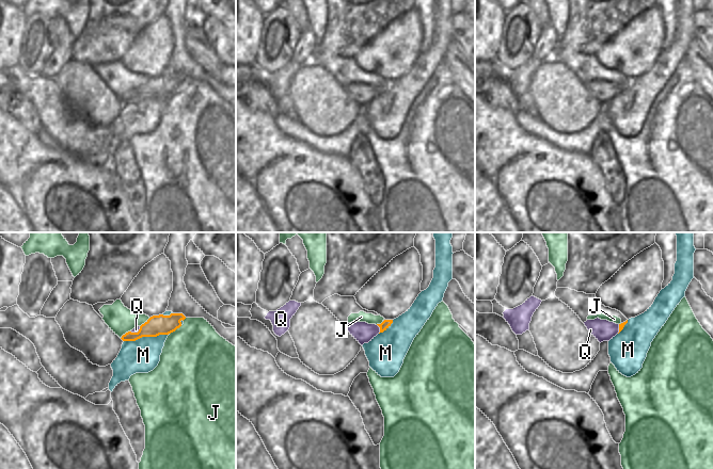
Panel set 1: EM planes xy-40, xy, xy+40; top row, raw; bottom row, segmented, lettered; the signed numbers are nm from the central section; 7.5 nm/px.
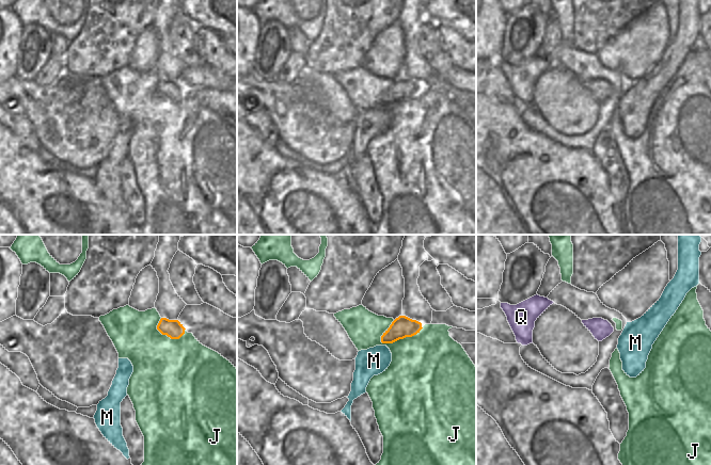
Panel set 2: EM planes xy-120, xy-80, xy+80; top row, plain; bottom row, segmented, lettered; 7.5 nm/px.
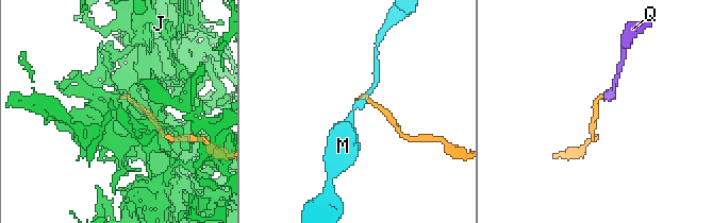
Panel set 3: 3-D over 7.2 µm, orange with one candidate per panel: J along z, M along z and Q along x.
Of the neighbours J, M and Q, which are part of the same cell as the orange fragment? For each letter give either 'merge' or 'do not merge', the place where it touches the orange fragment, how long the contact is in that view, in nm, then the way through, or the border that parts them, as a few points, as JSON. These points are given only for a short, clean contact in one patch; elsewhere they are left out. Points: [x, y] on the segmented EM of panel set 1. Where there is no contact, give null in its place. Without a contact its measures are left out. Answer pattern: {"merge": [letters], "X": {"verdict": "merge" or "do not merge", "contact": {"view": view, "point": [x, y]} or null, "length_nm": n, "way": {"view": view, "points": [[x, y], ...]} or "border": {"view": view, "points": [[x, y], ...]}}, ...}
{"merge": ["Q"], "J": {"verdict": "do not merge", "contact": {"view": "xy-40", "point": [175, 329]}, "length_nm": 120}, "M": {"verdict": "do not merge", "contact": {"view": "xy-40", "point": [146, 336]}, "length_nm": 360, "border": {"view": "xy-40", "points": [[169, 333], [156, 336], [142, 336], [135, 340], [124, 341]]}}, "Q": {"verdict": "merge", "contact": {"view": "xy", "point": [380, 328]}, "length_nm": 70, "way": {"view": "xy", "points": [[385, 323], [380, 328], [363, 332]]}}}

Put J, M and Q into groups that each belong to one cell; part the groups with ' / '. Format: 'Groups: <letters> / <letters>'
Groups: J / M / Q

